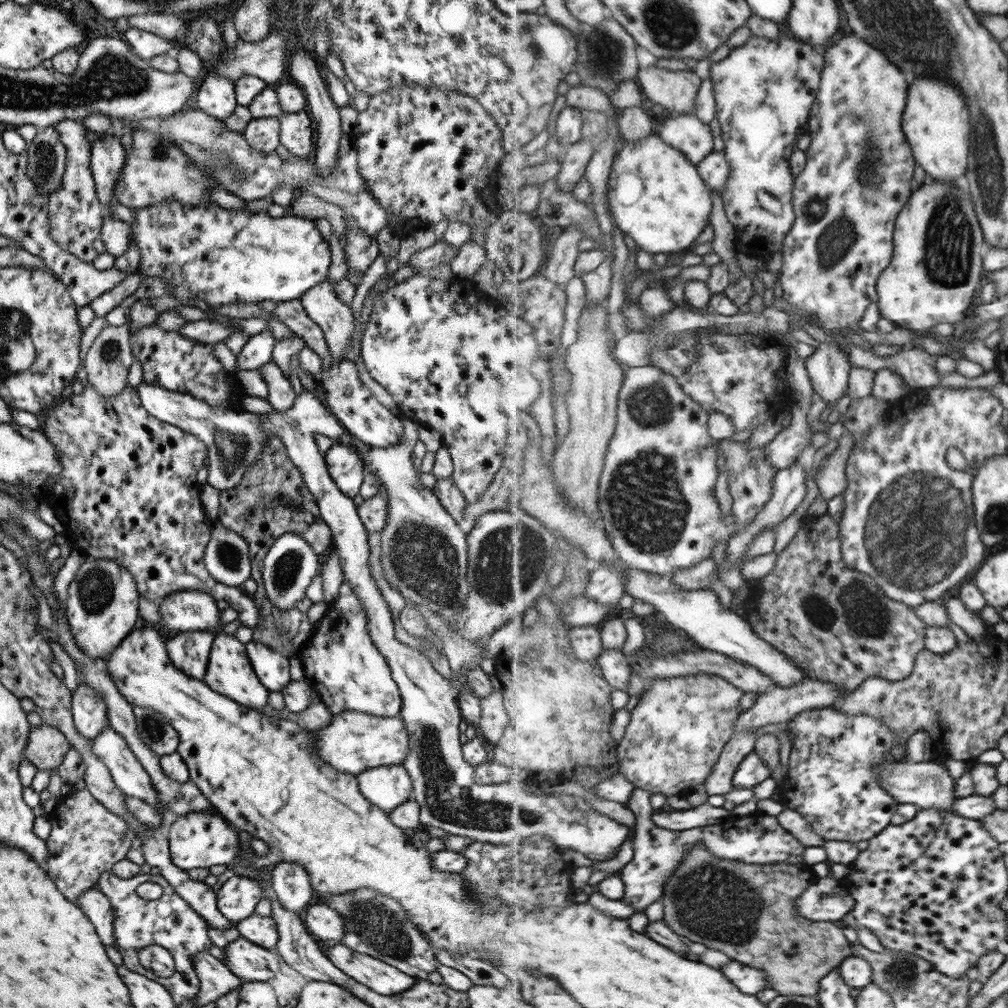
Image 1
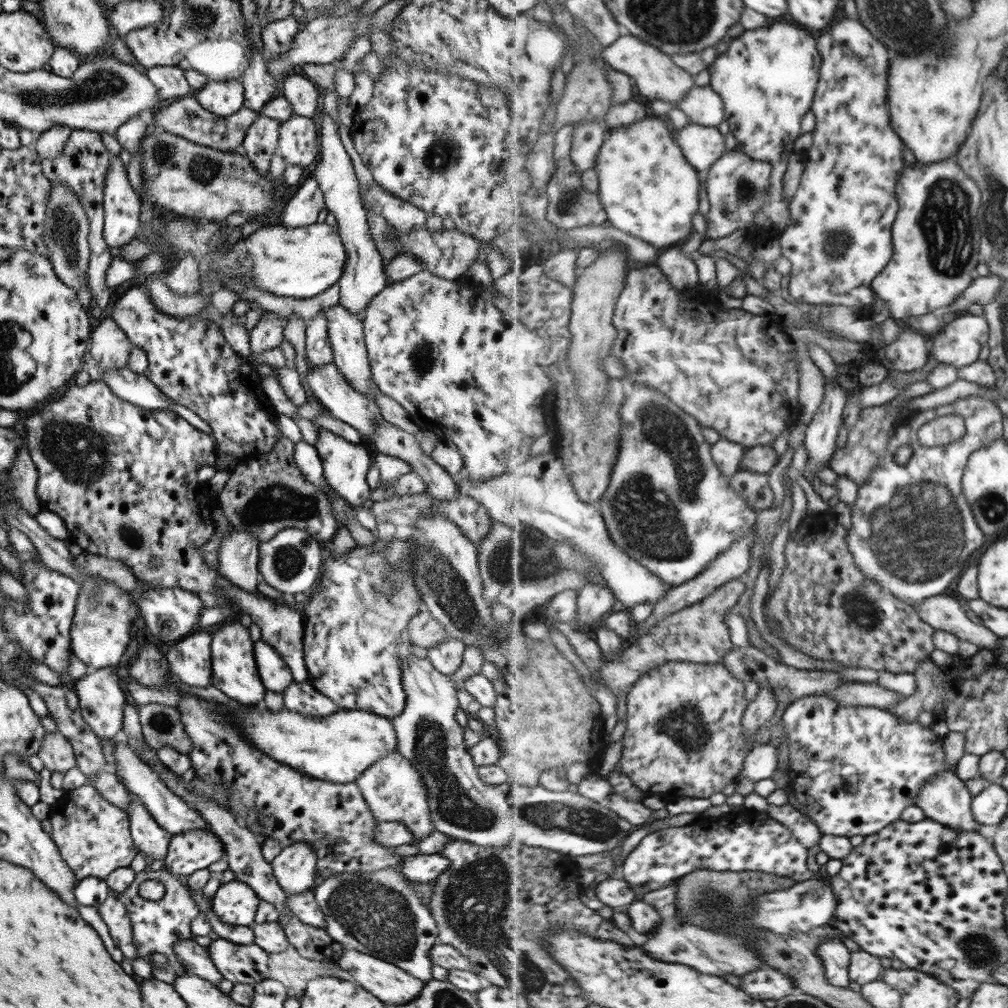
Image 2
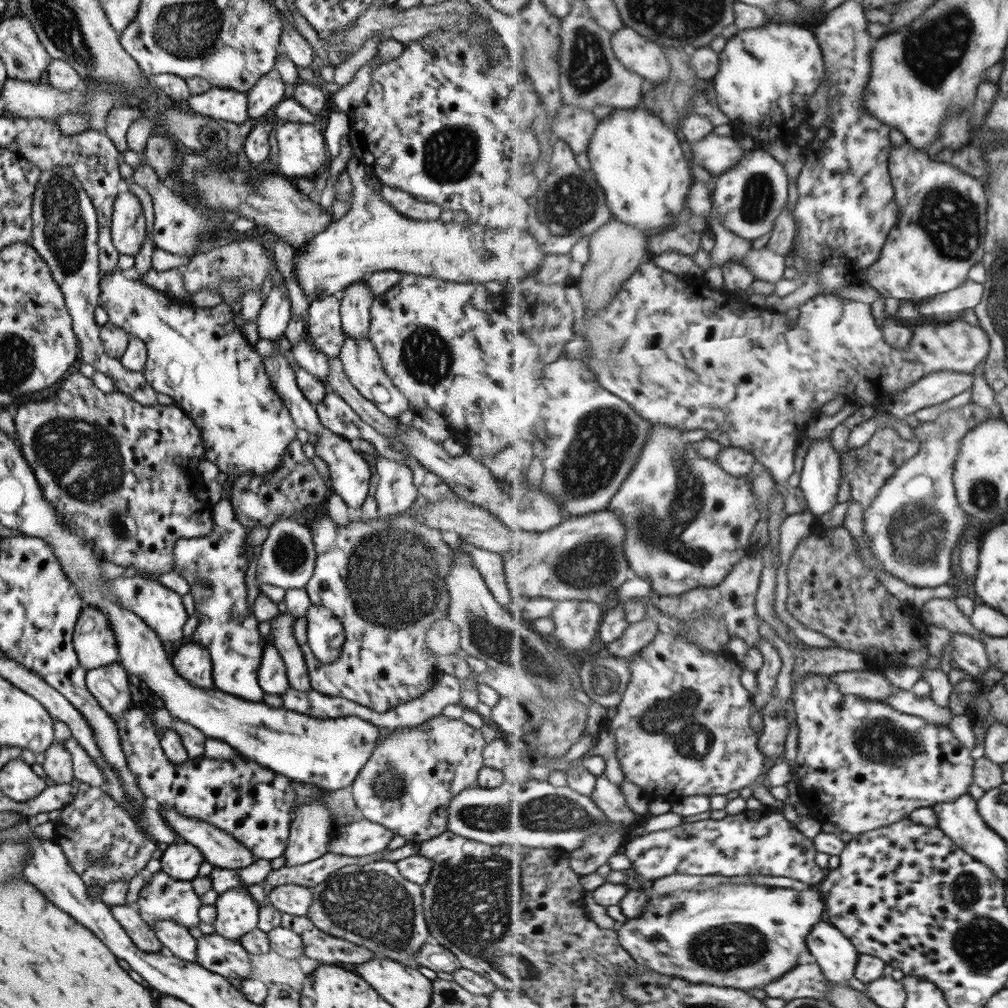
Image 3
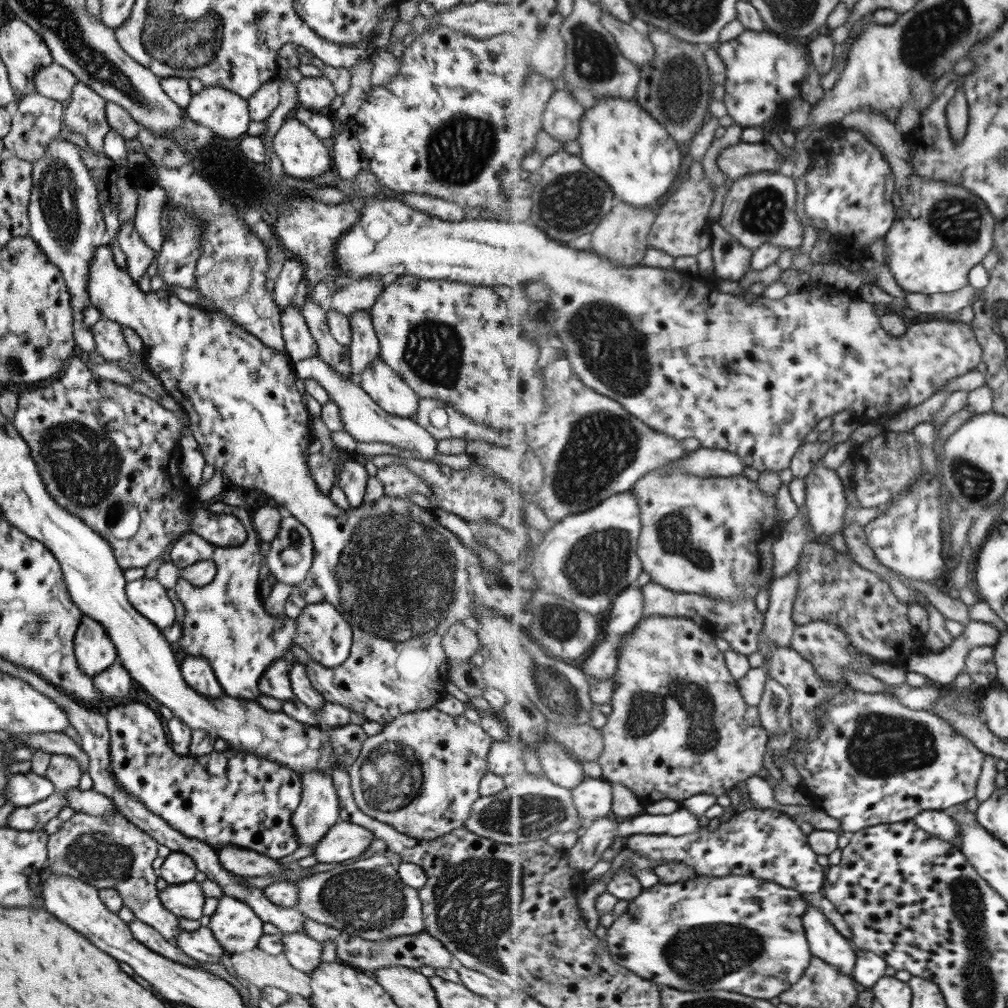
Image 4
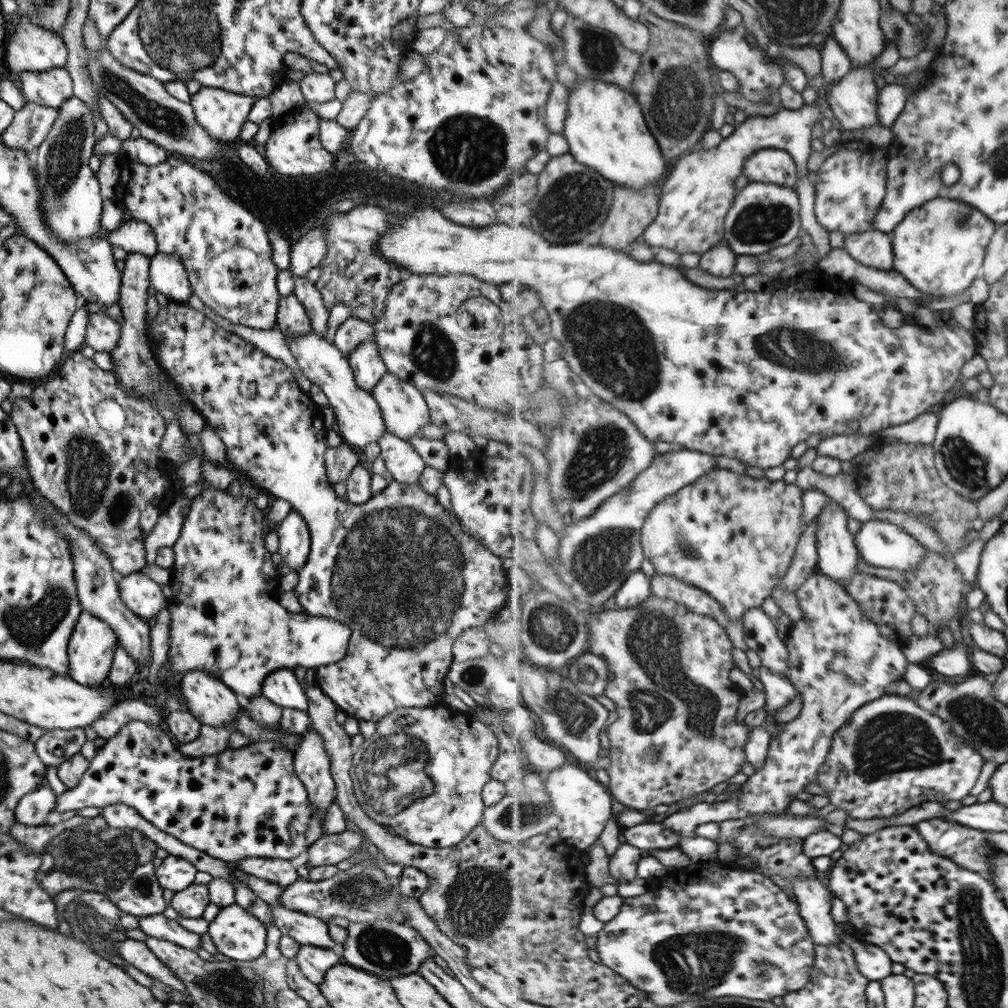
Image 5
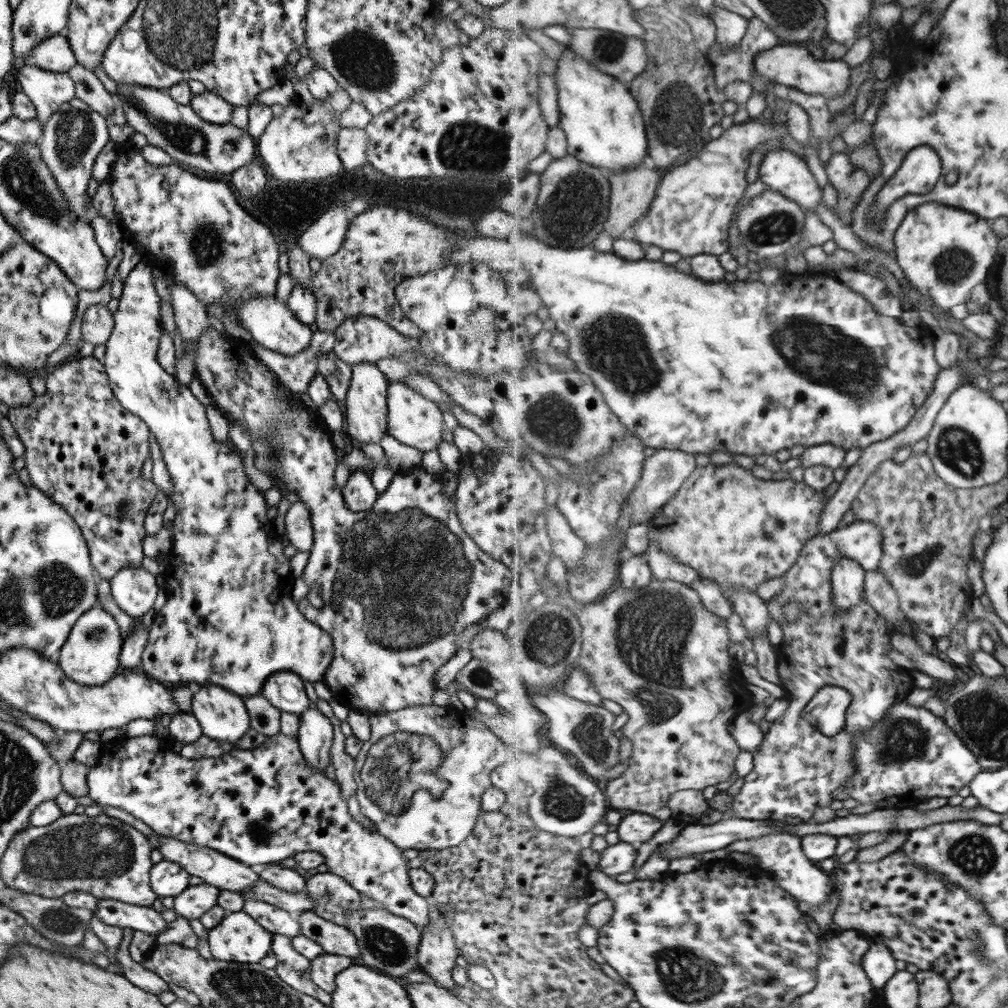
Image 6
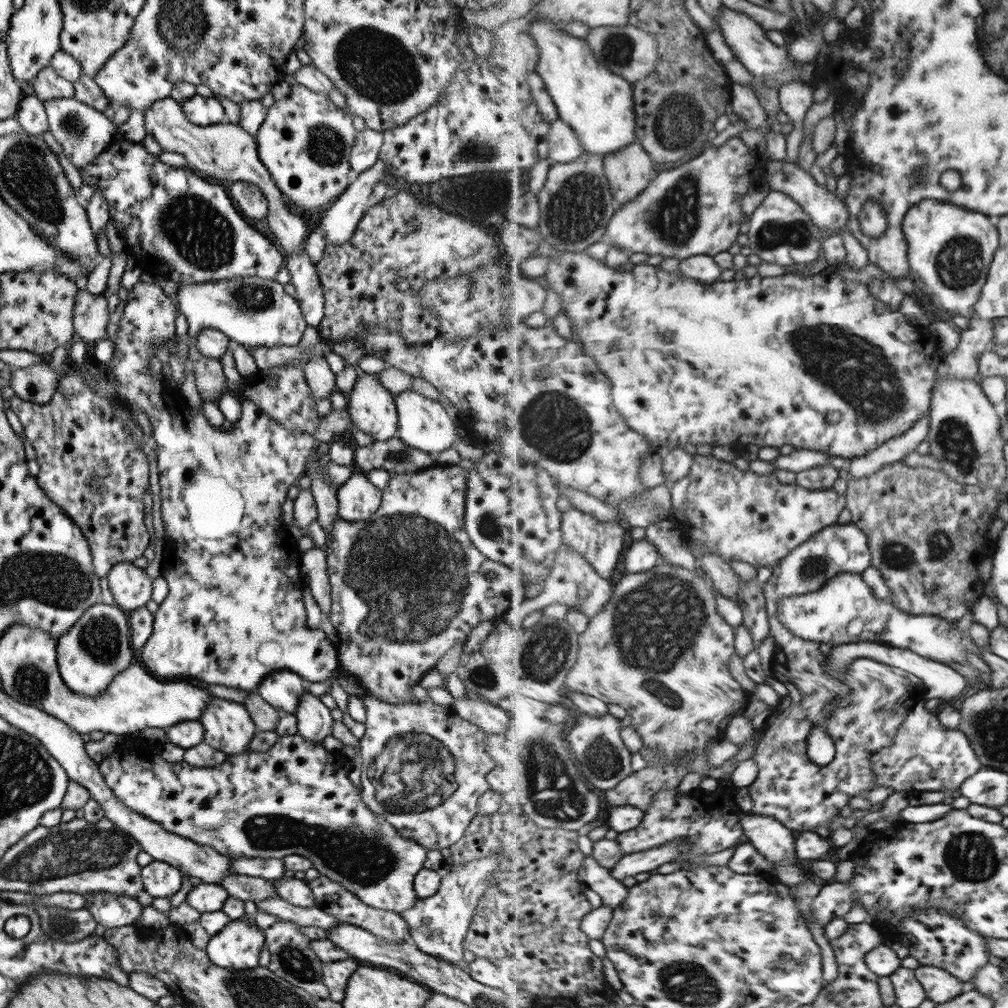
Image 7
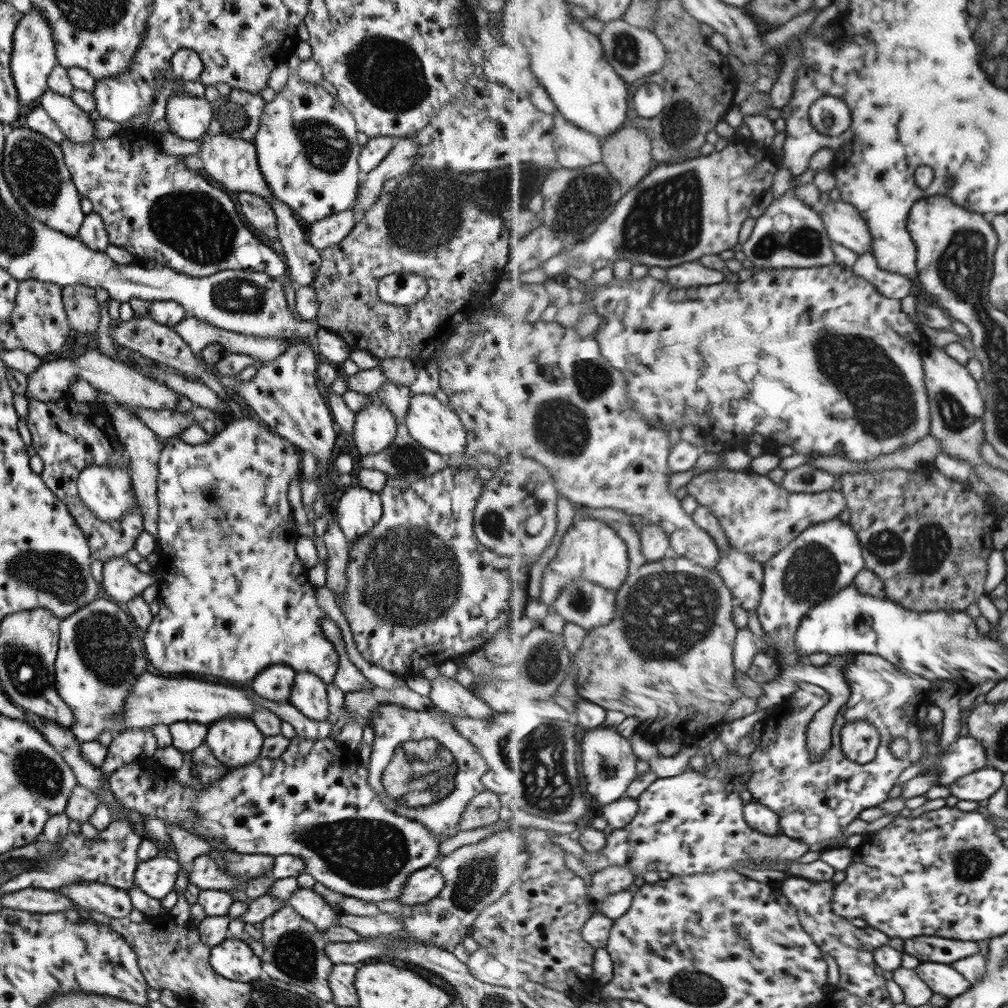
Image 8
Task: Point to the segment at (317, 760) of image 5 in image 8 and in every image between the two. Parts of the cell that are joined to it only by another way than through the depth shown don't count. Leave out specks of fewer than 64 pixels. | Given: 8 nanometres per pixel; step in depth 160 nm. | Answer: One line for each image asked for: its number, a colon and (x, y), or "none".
6: (314, 735)
7: (313, 722)
8: (307, 694)

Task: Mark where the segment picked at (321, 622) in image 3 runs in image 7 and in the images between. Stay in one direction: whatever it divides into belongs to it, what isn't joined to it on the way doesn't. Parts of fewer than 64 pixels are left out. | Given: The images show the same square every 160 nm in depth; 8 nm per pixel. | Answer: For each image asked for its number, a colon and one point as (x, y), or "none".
4: (225, 623)
5: (225, 617)
6: (236, 625)
7: (242, 617)

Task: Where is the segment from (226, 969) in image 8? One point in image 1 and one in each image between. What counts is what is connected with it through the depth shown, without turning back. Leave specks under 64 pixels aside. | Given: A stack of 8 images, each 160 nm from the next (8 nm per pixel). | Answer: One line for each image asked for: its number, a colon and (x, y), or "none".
1: (236, 898)
2: (233, 902)
3: (236, 910)
4: (234, 925)
5: (238, 935)
6: (236, 937)
7: (236, 946)

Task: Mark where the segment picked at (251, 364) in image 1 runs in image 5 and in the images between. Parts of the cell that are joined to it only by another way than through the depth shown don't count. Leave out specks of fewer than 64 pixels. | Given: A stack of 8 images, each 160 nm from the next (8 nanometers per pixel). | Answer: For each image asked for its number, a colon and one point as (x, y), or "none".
2: (267, 333)
3: (272, 318)
4: (291, 272)
5: (309, 249)

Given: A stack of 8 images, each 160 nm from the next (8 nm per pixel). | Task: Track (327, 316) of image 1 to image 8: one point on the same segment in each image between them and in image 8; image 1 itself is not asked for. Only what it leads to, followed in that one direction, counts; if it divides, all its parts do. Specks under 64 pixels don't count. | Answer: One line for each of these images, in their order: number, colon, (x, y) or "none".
2: (344, 331)
3: (360, 363)
4: (389, 392)
5: (403, 409)
6: (413, 420)
7: (422, 423)
8: (435, 426)

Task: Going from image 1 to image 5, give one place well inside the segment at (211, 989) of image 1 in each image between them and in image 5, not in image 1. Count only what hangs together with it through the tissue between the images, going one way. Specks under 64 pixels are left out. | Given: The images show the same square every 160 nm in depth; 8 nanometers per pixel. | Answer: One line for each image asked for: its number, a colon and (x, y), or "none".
2: (193, 958)
3: (174, 938)
4: (106, 851)
5: (82, 853)

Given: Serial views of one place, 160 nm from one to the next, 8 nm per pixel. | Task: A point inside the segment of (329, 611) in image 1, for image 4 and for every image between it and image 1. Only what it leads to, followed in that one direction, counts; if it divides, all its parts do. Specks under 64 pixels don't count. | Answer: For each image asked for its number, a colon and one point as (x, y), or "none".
2: (355, 619)
3: (383, 579)
4: (400, 580)

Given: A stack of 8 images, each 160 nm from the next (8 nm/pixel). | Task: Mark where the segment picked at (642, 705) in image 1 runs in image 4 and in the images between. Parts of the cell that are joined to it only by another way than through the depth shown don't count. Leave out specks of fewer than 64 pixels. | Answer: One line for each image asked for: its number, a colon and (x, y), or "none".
2: (684, 738)
3: (684, 727)
4: (677, 728)

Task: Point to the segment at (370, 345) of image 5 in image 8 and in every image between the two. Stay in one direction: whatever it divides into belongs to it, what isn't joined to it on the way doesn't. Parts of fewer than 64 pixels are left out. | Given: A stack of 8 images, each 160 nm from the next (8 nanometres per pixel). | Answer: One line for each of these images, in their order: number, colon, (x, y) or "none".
6: (365, 410)
7: (371, 408)
8: (374, 428)

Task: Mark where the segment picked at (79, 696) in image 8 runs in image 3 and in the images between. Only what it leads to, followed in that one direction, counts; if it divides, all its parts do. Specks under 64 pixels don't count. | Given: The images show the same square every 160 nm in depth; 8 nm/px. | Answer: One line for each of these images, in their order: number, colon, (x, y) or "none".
3: (93, 640)
4: (93, 651)
5: (90, 648)
6: (89, 656)
7: (97, 647)

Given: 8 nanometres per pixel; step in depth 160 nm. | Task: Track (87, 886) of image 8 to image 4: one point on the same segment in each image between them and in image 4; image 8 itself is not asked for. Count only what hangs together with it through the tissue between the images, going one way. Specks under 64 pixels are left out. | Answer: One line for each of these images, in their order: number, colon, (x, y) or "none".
4: (199, 945)
5: (157, 926)
6: (144, 919)
7: (110, 910)

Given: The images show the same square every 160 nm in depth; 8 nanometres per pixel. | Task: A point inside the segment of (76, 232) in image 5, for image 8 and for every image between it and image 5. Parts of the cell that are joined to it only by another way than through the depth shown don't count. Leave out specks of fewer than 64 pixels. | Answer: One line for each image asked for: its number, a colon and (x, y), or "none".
6: (70, 140)
7: (82, 133)
8: (75, 125)

